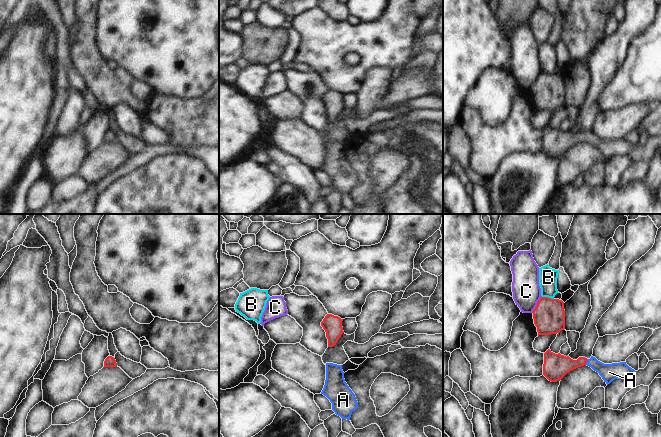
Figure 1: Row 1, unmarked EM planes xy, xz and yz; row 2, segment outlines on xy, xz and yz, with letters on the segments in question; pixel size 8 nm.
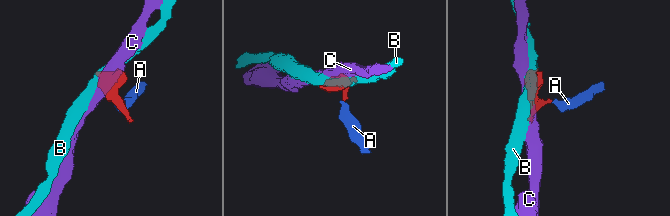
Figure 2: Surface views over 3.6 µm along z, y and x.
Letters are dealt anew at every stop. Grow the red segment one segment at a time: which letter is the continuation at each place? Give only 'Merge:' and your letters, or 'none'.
Merge: A

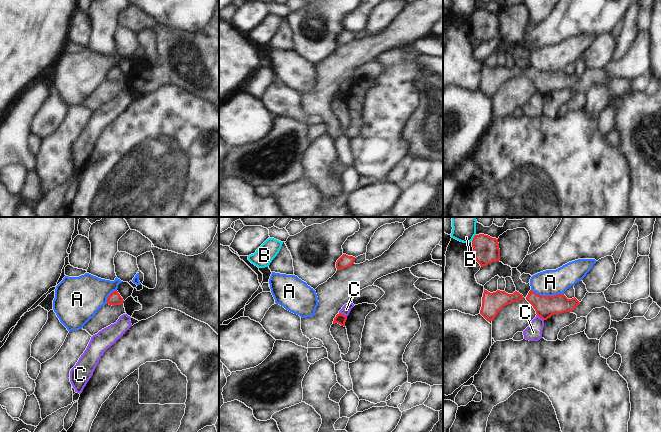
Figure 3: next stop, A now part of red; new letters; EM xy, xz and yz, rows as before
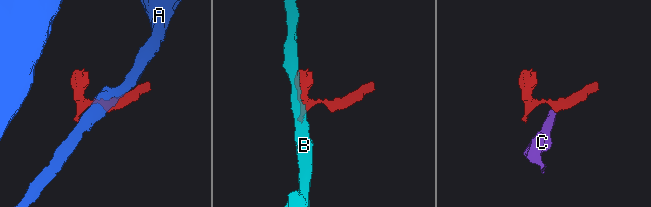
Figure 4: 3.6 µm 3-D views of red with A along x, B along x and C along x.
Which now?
Merge: none

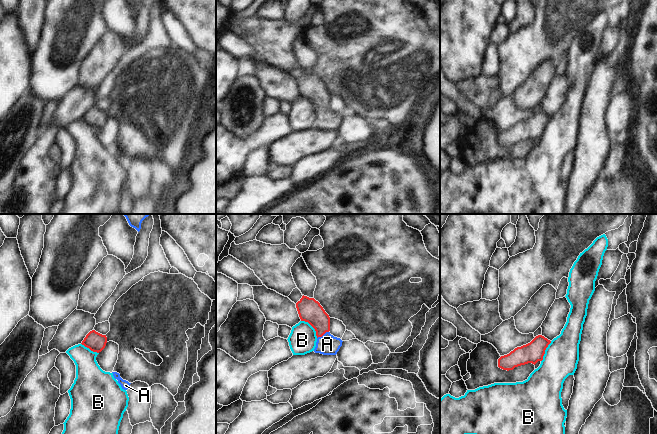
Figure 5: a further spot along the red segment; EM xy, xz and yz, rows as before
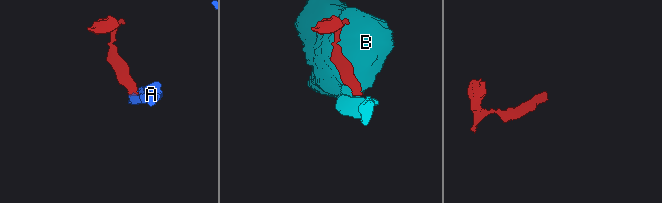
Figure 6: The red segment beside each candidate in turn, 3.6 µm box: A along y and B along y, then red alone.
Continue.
Merge: A

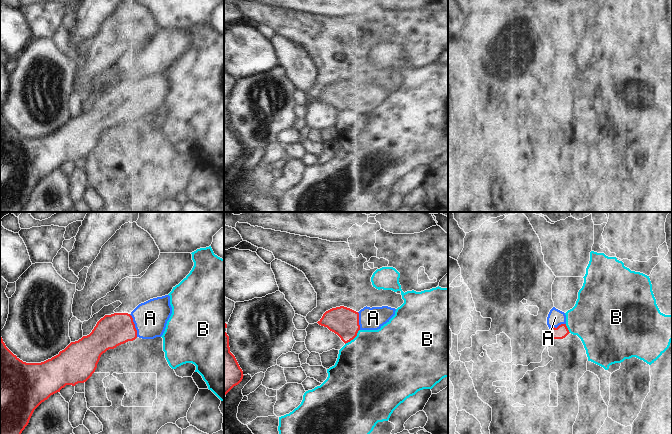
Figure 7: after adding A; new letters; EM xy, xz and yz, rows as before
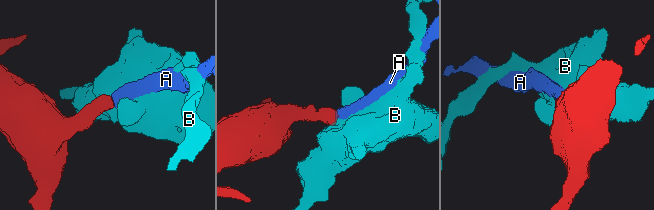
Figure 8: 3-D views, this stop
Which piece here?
Merge: A

